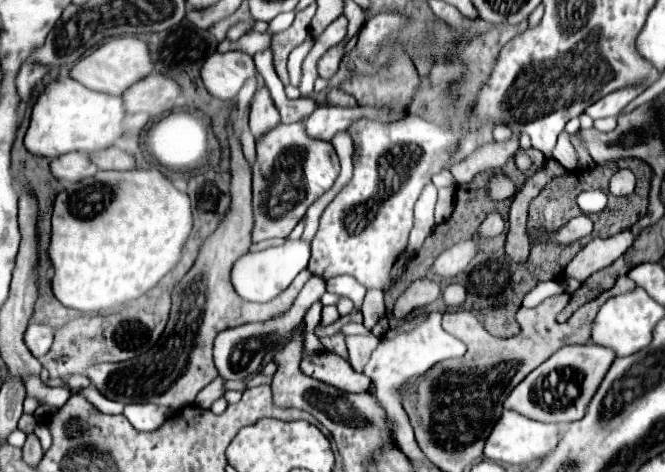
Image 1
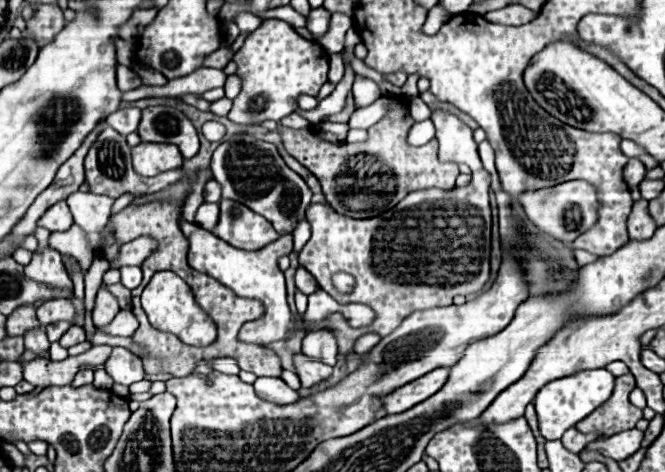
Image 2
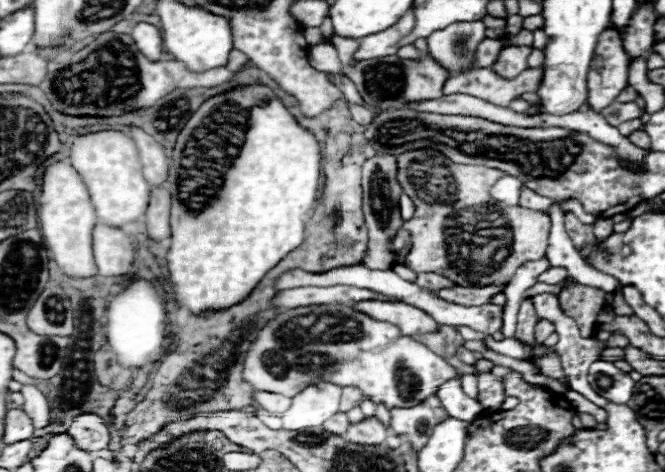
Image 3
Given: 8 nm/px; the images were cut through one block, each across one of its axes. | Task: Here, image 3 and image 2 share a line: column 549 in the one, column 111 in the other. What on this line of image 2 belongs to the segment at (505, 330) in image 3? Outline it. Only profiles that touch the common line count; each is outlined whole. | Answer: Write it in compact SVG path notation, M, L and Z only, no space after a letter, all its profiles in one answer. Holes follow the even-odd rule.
M136 238L136 240L128 242L128 244L122 244L116 260L110 262L110 268L140 266L142 258L146 258L152 248L156 248L156 242L152 238Z

